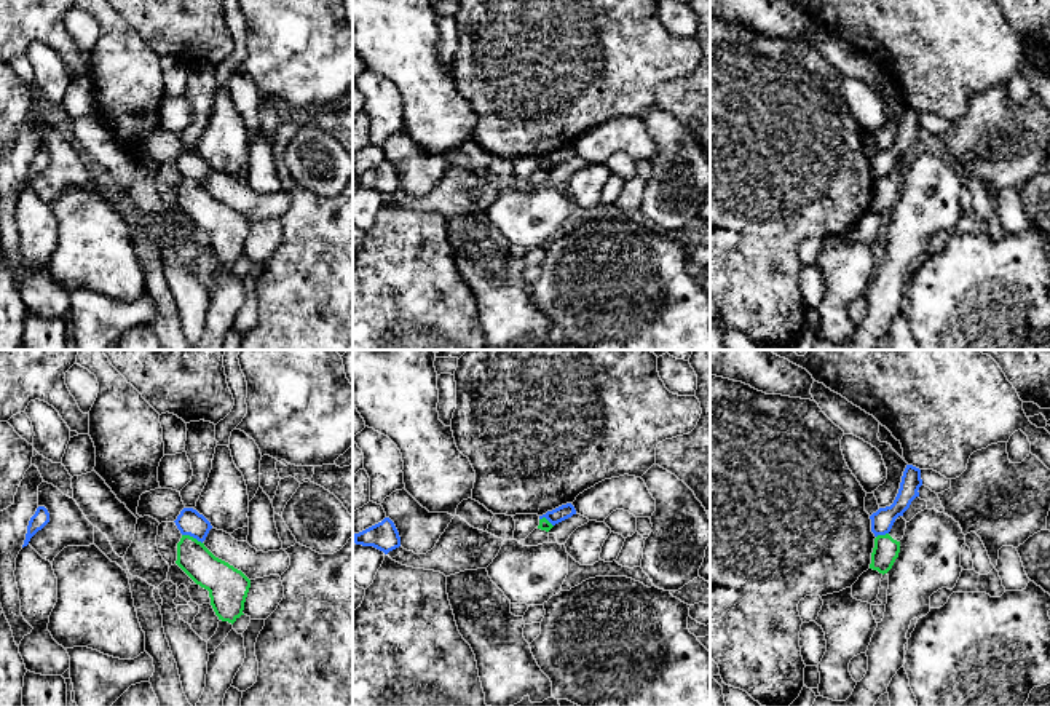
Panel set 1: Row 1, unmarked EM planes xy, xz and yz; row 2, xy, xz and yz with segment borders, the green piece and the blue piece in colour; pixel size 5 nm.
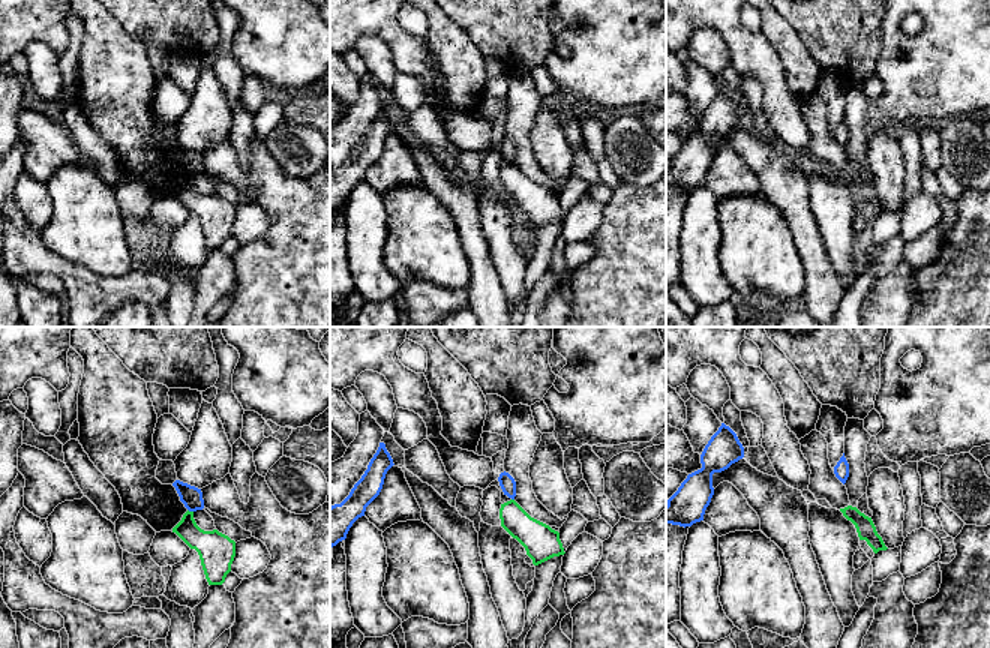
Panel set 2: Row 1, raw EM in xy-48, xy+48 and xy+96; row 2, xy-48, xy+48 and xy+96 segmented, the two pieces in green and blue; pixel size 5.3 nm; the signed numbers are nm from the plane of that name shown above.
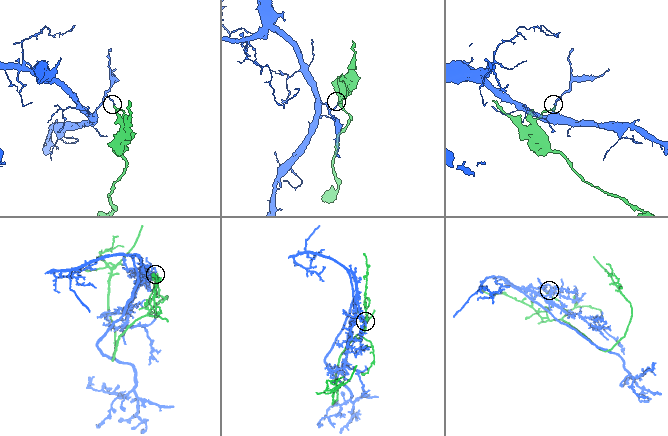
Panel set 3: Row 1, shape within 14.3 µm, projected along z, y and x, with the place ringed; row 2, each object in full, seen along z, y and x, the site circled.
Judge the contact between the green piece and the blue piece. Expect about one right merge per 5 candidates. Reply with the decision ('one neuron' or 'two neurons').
two neurons

